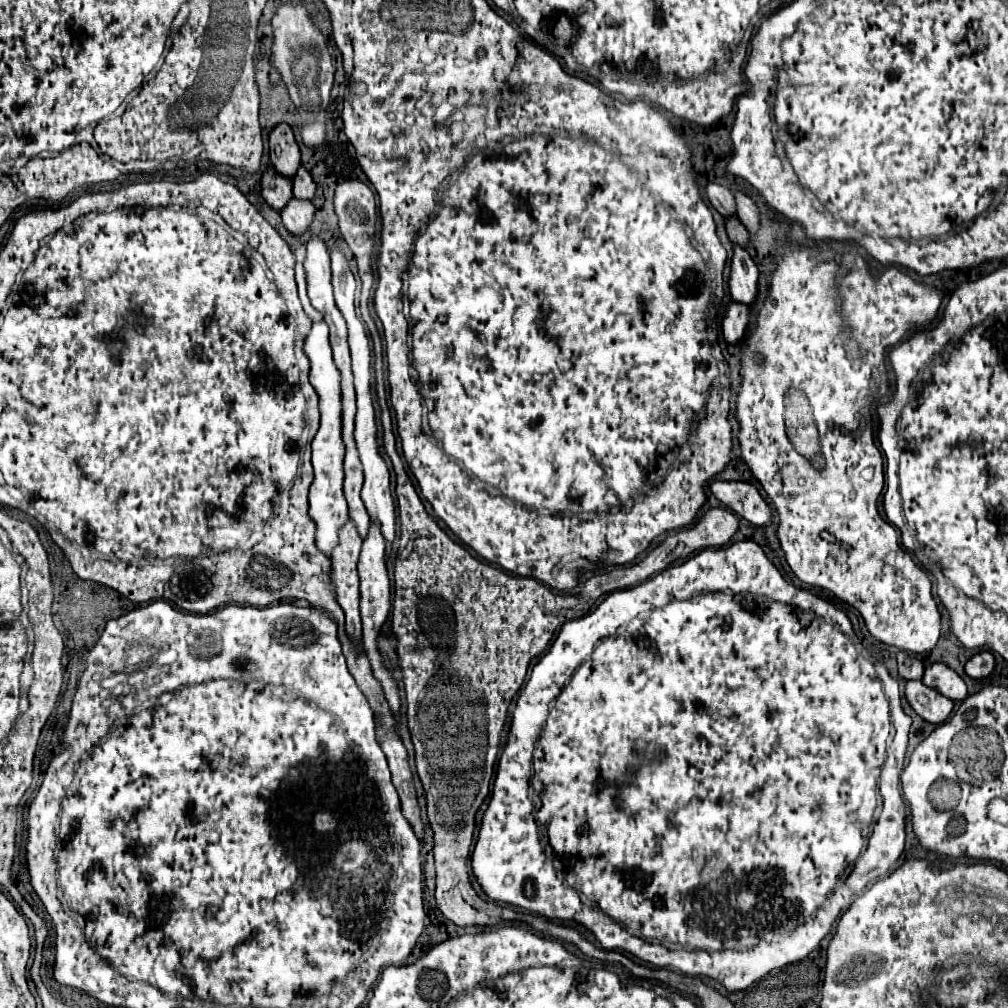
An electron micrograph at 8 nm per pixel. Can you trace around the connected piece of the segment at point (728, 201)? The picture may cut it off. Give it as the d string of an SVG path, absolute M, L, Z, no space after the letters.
M708 183L706 187L706 197L710 199L712 207L722 215L722 217L734 217L736 215L736 205L734 205L734 195L730 189L716 185L716 183Z

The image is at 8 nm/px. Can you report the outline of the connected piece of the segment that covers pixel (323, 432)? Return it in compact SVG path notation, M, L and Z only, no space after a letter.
M324 321L312 323L304 339L304 353L310 359L310 383L318 393L320 399L320 429L312 439L312 467L314 467L314 481L310 485L310 509L308 515L316 523L316 547L330 557L332 549L338 545L338 531L348 521L348 505L342 491L344 471L344 443L342 443L342 395L340 395L340 373L332 361L332 349L328 343L328 325Z

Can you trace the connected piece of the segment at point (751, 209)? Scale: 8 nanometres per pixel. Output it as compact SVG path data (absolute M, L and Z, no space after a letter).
M734 191L734 195L736 195L736 205L738 205L738 219L748 229L750 235L756 235L760 227L760 209L756 207L752 199L748 199L740 191Z

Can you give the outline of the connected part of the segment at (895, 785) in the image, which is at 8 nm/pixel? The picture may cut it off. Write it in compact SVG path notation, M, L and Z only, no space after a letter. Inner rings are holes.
M738 541L730 547L704 549L682 565L668 567L662 573L630 589L610 593L586 617L566 621L546 655L534 665L512 713L510 731L498 759L492 797L482 815L478 841L470 857L472 873L482 891L492 901L510 903L552 921L576 921L594 933L602 949L626 951L656 967L672 967L672 971L682 975L704 975L718 981L728 993L744 991L760 981L764 975L768 975L772 969L798 963L808 957L830 933L838 915L848 907L848 899L854 899L858 893L864 891L866 885L878 881L880 875L886 877L890 873L890 867L904 851L906 816L910 815L912 822L910 805L904 799L902 789L902 773L912 757L911 754L906 760L912 719L901 706L898 680L890 677L886 666L874 659L861 645L850 619L839 608L826 597L822 596L820 599L806 589L790 585L758 543ZM606 757L614 757L610 769L606 769ZM878 794L882 811L874 823L874 813L878 813ZM536 825L546 829L548 845L554 851L554 857L550 859L554 861L554 865L544 865L546 855L540 847ZM784 871L790 877L786 887L782 879ZM792 881L800 881L800 897L798 889L792 887Z

